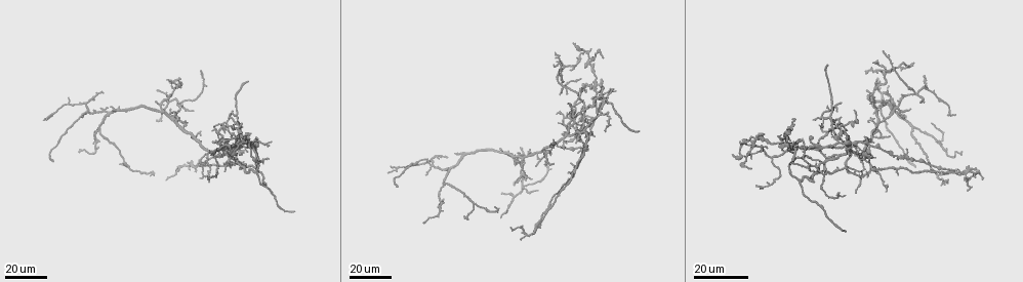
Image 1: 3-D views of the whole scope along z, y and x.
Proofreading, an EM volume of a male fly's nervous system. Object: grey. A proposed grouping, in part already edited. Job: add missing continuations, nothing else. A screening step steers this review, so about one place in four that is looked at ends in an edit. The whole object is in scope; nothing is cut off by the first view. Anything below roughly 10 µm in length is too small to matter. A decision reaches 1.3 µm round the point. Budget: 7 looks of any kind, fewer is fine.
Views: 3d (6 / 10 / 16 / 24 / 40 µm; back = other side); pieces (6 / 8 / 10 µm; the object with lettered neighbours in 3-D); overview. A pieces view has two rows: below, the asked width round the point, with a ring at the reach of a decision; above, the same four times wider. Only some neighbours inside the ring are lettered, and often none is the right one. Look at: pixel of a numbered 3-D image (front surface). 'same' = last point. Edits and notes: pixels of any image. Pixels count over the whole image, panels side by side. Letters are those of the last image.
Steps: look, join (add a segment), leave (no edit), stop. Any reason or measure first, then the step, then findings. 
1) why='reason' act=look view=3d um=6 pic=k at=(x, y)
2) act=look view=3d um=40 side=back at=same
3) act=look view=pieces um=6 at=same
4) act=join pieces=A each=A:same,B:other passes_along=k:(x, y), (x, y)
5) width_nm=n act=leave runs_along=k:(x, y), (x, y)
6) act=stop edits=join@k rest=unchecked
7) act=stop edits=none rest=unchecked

why='free end' act=look view=3d um=24 pic=1 at=(398, 185)

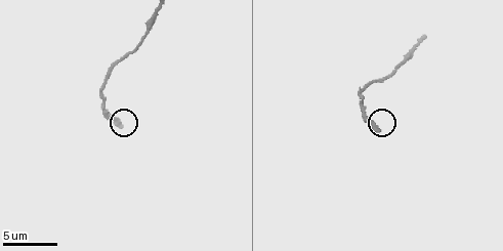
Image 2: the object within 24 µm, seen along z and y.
act=look view=pieces um=8 pic=2 at=(379, 130)

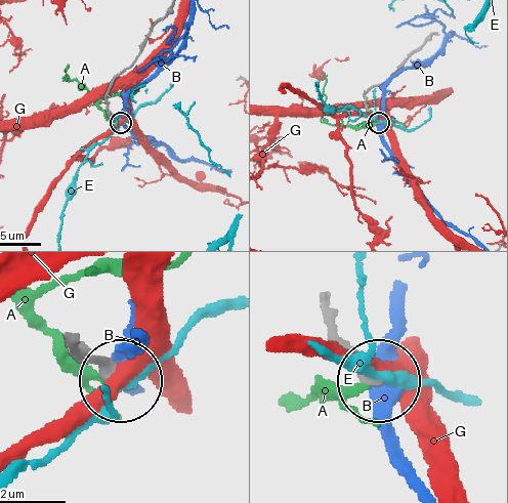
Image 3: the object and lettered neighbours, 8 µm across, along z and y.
act=leave each=A:other,B:other,E:other,G:other runs_along=3:(326, 302), (332, 328), (373, 374) found='no lettered segment goes on from it'

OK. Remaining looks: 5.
why='branch stops here' act=look view=3d um=24 pic=1 at=(590, 87)

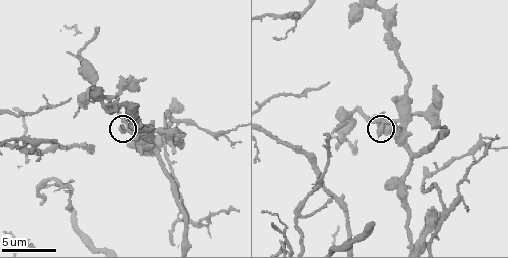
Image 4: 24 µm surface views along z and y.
act=look view=pieces um=10 pic=4 at=(377, 134)

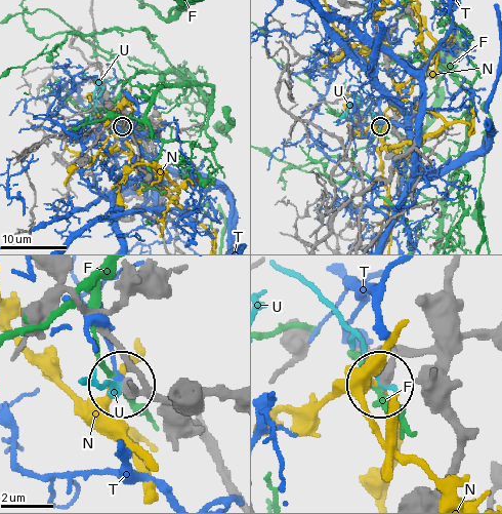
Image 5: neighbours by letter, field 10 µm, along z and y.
act=leave each=F:other,N:other,T:other,U:other found='none of them fits'

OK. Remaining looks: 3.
why='branch stops here' act=look view=3d um=6 pic=4 at=(435, 87)

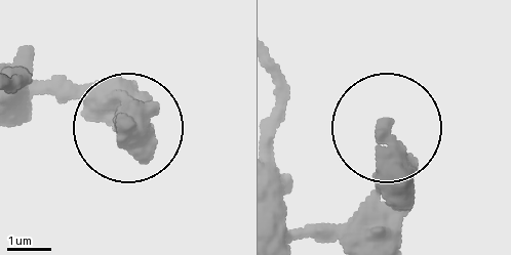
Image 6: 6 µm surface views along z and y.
act=look view=pieces um=8 pic=6 at=(382, 126)

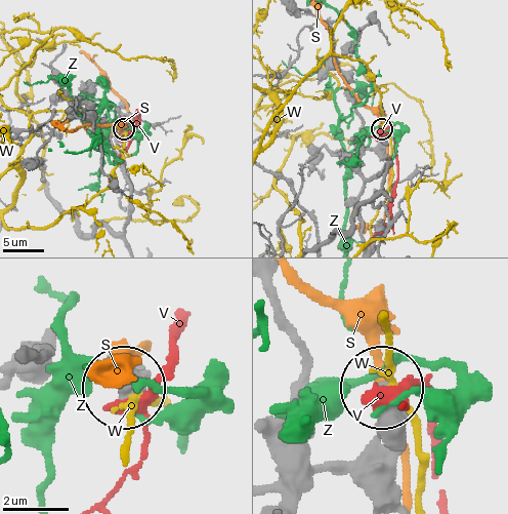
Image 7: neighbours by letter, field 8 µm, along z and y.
act=leave each=S:other,V:other,W:other,Z:other found='no lettered segment goes on from it'

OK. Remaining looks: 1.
act=stop edits=none rest=unchecked

